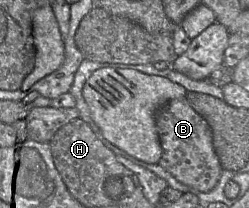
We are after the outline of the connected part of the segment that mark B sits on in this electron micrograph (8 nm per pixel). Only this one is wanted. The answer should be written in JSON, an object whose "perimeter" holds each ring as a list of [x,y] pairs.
{"perimeter":[[[183,97],[159,107],[155,113],[155,125],[162,148],[158,164],[182,184],[200,192],[211,191],[217,185],[223,168],[215,153],[212,132],[205,119]]]}

